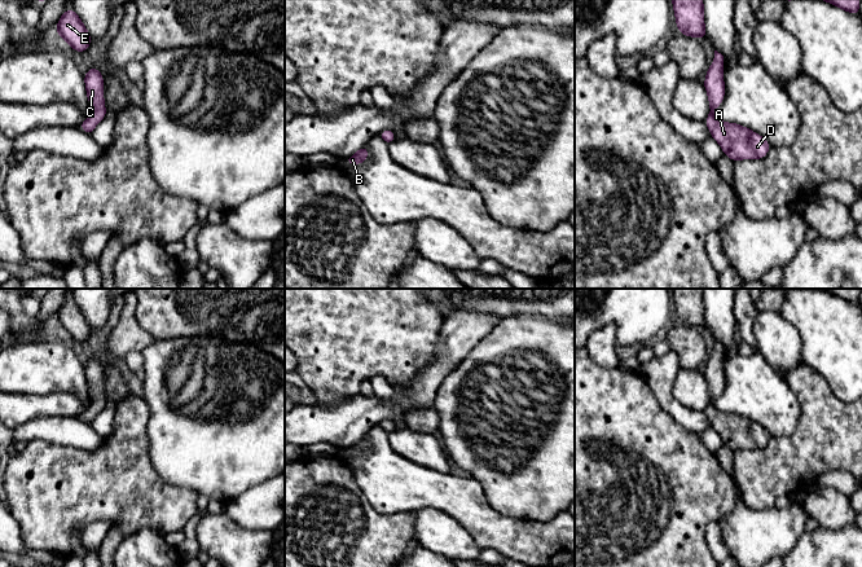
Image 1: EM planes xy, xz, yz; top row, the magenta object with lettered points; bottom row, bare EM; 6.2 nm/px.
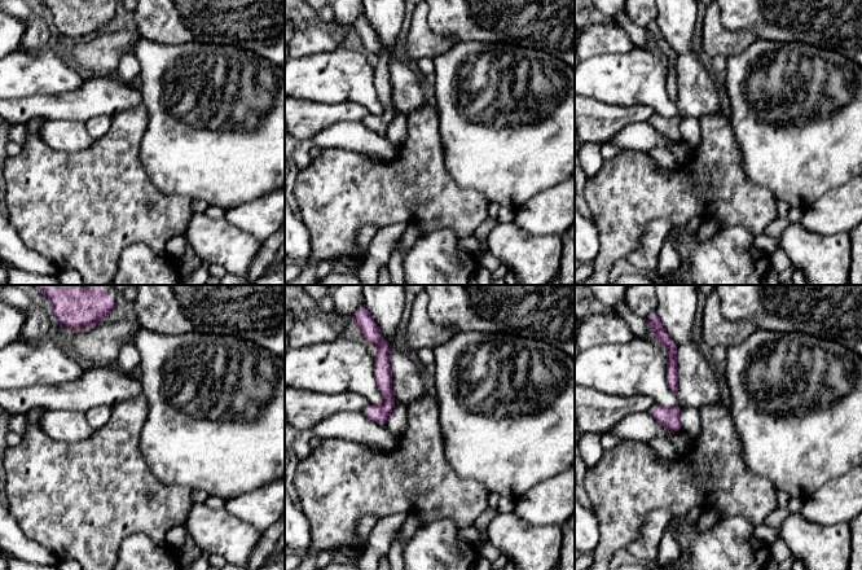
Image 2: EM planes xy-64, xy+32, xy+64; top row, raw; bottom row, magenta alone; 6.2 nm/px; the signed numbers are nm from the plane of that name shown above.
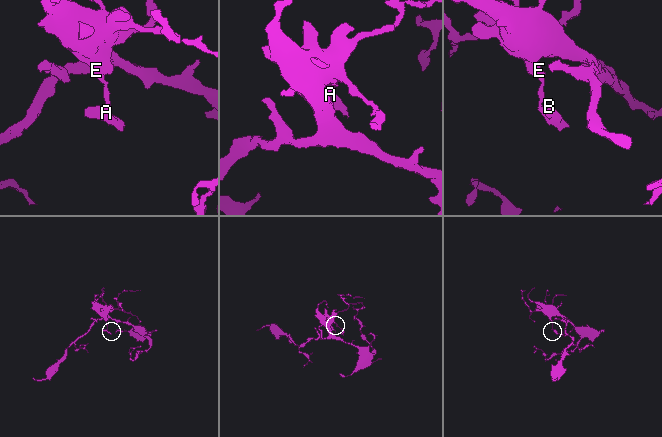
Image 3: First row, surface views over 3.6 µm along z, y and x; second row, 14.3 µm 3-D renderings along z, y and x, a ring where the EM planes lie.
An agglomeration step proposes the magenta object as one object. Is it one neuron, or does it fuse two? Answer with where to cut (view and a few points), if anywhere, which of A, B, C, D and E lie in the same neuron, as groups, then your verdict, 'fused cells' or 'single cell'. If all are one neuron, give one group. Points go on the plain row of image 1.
no cut | A B C D E | single cell

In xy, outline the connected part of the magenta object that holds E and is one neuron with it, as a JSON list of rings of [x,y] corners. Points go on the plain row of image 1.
[[[72,298],[61,306],[54,320],[76,342],[85,342],[92,331],[88,320]]]

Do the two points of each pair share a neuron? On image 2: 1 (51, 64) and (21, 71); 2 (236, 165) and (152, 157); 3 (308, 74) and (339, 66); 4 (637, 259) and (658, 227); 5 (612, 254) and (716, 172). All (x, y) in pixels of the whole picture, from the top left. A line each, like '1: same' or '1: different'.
1: same
2: same
3: same
4: same
5: same

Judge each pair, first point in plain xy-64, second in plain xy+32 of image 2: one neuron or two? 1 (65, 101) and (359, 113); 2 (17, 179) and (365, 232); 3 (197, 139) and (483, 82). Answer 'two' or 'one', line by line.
1: one
2: two
3: one

